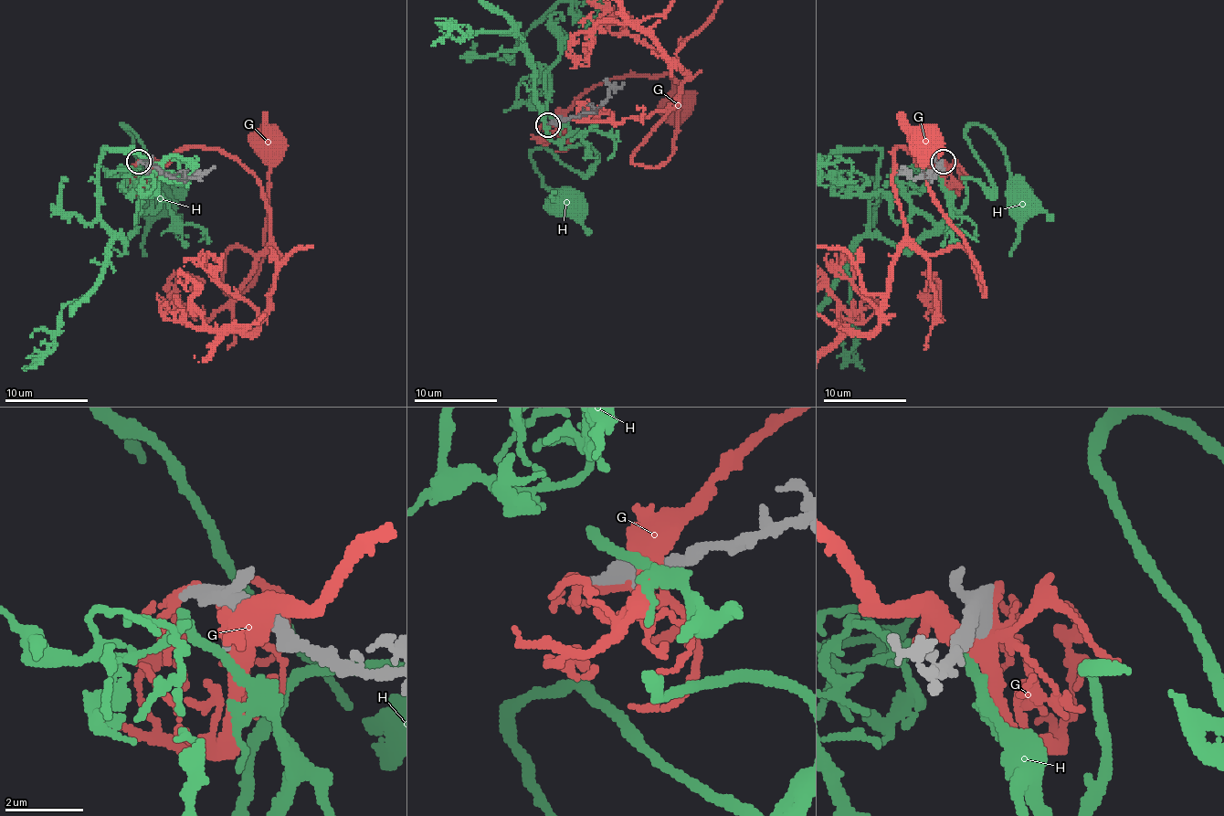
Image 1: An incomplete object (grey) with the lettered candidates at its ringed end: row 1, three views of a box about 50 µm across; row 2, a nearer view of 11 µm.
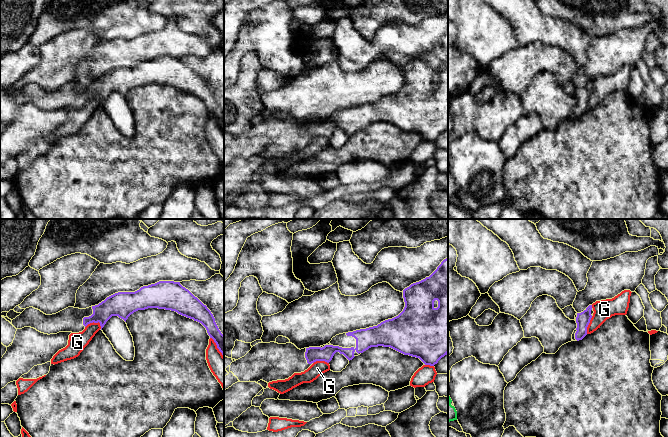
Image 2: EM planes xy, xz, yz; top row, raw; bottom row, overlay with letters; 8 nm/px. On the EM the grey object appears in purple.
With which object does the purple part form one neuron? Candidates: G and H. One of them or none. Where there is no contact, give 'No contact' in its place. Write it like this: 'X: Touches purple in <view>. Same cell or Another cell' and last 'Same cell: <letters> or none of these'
G: Touches purple in xy. Another cell
H: No contact. Another cell
Same cell: none of these

